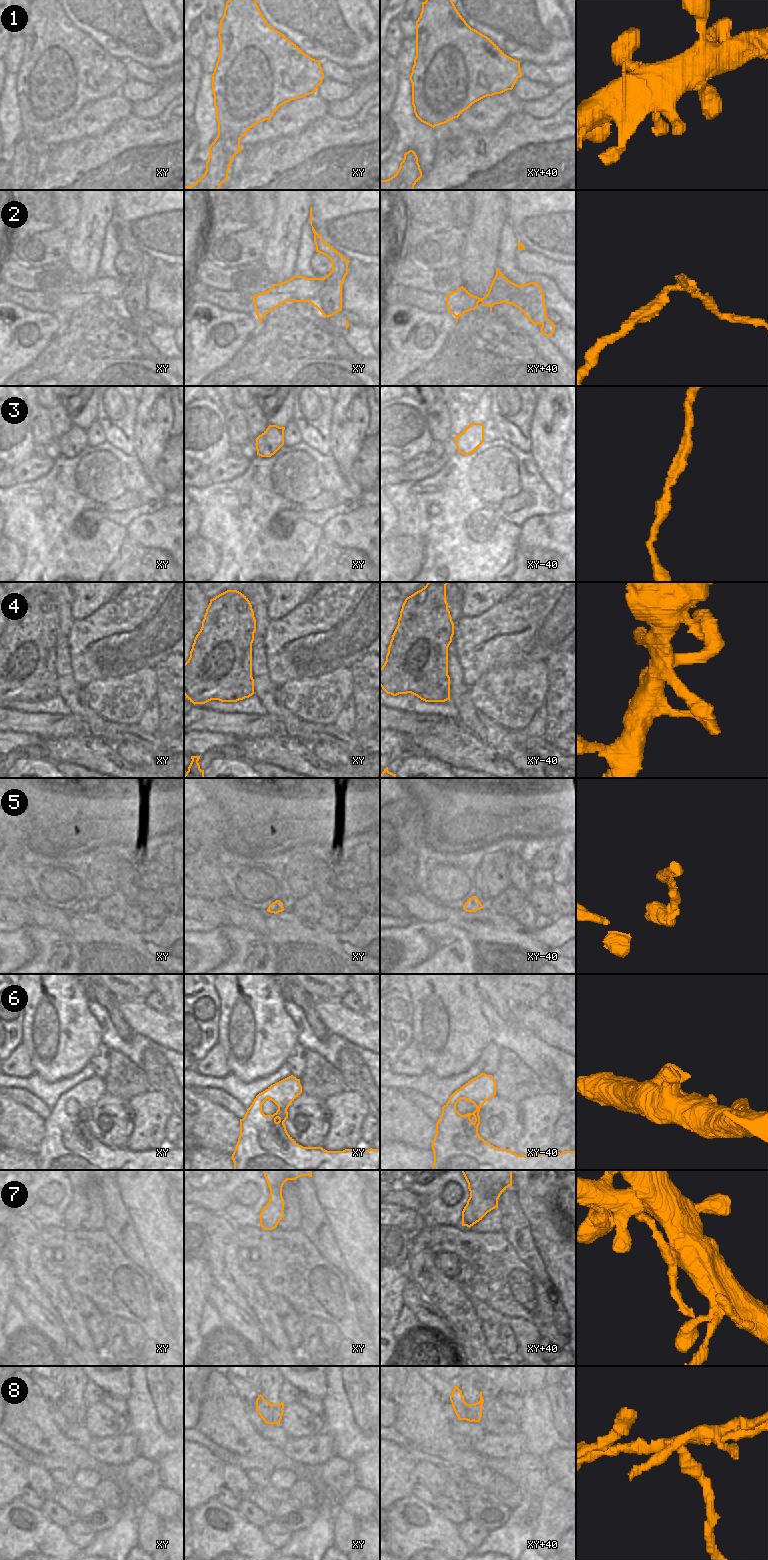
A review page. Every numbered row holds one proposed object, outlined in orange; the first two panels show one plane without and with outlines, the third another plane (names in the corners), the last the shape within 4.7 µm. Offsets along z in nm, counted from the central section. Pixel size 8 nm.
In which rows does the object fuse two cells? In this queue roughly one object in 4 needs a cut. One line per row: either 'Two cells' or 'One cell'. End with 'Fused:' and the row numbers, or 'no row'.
1: One cell
2: Two cells
3: One cell
4: One cell
5: One cell
6: One cell
7: Two cells
8: Two cells
Fused: 2, 7, 8

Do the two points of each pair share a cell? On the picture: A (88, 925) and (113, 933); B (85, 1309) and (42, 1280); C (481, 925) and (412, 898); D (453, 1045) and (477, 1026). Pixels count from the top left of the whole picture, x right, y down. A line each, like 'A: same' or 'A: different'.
A: same
B: different
C: same
D: same

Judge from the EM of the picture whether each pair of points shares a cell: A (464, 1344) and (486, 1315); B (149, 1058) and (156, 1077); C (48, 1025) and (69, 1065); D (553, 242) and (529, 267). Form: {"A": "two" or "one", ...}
{"A": "two", "B": "one", "C": "one", "D": "two"}

